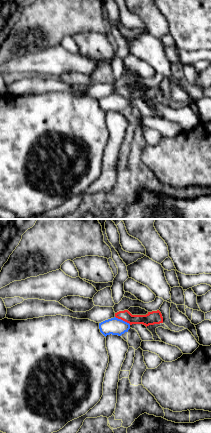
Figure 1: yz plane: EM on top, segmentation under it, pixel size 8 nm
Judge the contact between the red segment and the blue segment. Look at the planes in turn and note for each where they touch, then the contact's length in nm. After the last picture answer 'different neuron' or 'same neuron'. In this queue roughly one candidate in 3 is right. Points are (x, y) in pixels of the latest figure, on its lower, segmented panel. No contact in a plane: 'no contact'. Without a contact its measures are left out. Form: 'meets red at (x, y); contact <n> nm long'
meets red at (123, 320); contact 140 nm long

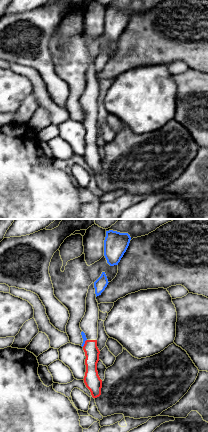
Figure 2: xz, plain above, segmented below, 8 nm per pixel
meets red at (85, 343); contact 70 nm long

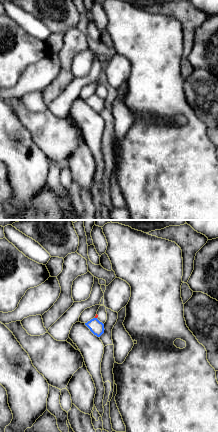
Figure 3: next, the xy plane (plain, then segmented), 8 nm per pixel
no contact

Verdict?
different neuron

